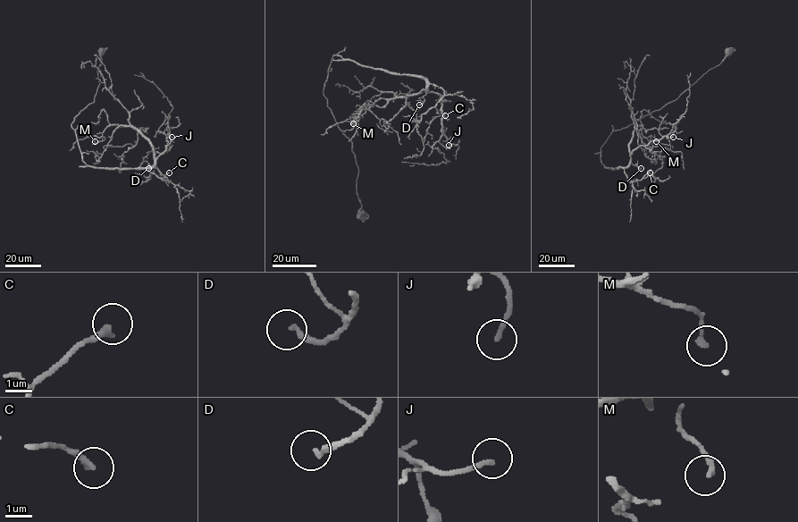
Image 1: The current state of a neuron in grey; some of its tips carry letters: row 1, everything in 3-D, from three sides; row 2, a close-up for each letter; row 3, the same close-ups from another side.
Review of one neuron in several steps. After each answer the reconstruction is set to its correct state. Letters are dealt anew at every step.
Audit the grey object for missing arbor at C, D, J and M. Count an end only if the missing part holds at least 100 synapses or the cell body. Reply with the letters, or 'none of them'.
none of them

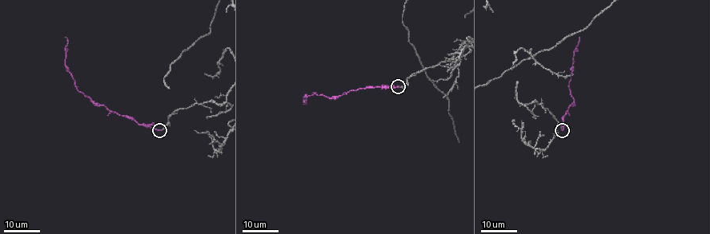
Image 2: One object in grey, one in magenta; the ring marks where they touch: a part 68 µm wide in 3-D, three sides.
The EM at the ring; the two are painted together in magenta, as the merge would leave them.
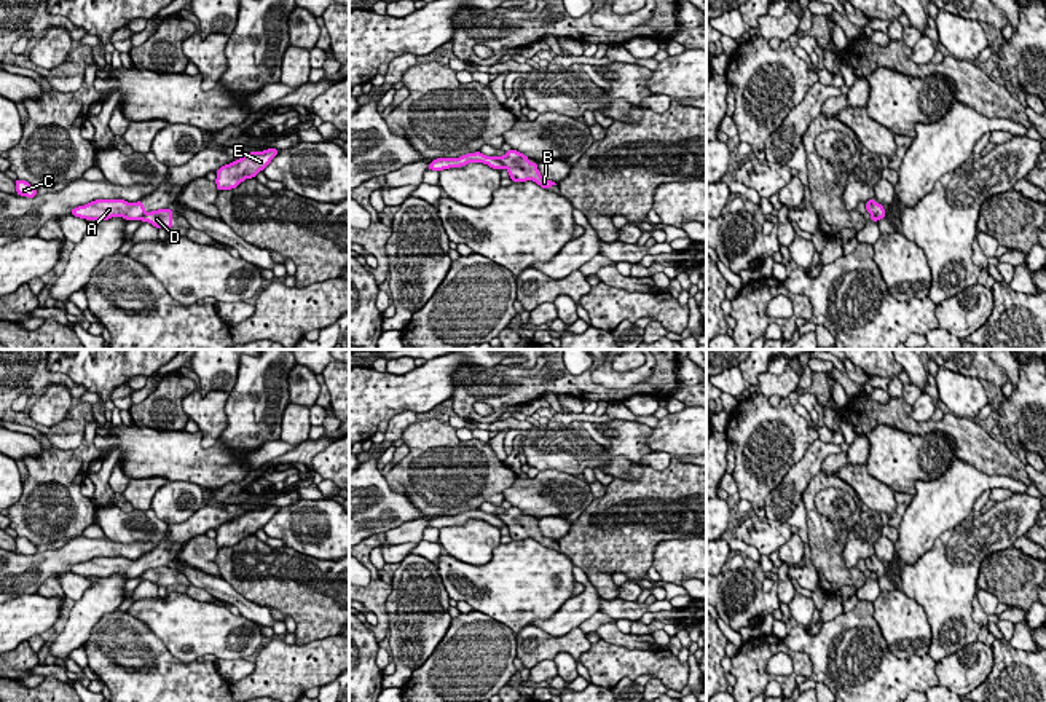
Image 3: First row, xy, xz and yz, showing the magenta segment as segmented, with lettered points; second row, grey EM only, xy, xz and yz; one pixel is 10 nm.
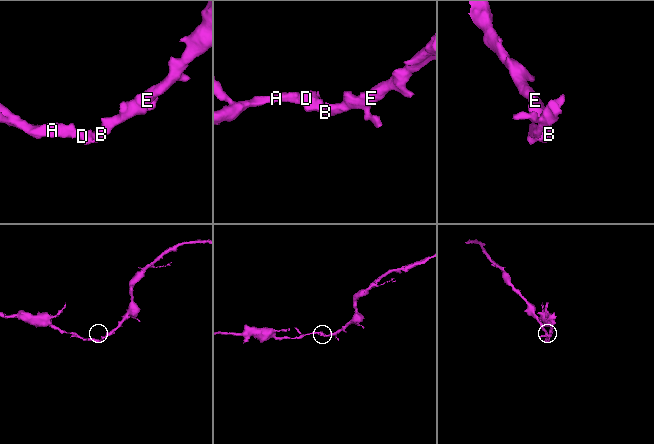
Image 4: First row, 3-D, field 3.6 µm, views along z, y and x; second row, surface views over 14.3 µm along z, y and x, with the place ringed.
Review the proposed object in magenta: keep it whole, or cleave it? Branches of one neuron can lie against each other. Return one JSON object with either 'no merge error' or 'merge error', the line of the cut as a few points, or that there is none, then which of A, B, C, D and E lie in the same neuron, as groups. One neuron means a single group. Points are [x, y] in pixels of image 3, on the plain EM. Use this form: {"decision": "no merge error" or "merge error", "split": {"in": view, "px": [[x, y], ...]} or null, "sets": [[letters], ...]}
{"decision": "merge error", "split": {"in": "xz", "px": [[496, 514], [506, 524]]}, "sets": [["A", "C"], ["B", "D", "E"]]}

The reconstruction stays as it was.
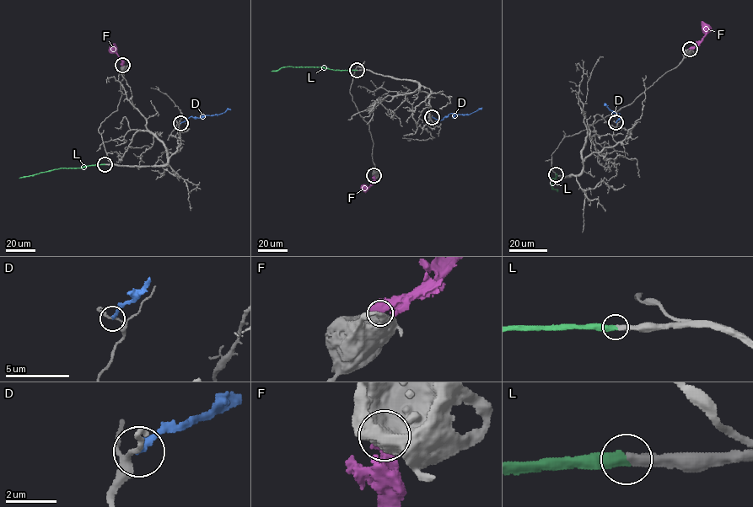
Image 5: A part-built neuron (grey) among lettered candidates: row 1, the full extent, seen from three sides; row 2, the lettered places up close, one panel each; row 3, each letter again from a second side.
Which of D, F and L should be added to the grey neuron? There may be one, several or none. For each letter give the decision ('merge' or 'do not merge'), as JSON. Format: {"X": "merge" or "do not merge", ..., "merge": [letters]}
{"D": "do not merge", "F": "do not merge", "L": "merge", "merge": ["L"]}

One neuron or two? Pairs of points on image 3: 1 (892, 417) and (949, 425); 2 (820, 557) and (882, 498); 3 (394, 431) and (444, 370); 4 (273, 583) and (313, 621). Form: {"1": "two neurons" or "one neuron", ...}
{"1": "one neuron", "2": "two neurons", "3": "two neurons", "4": "one neuron"}

